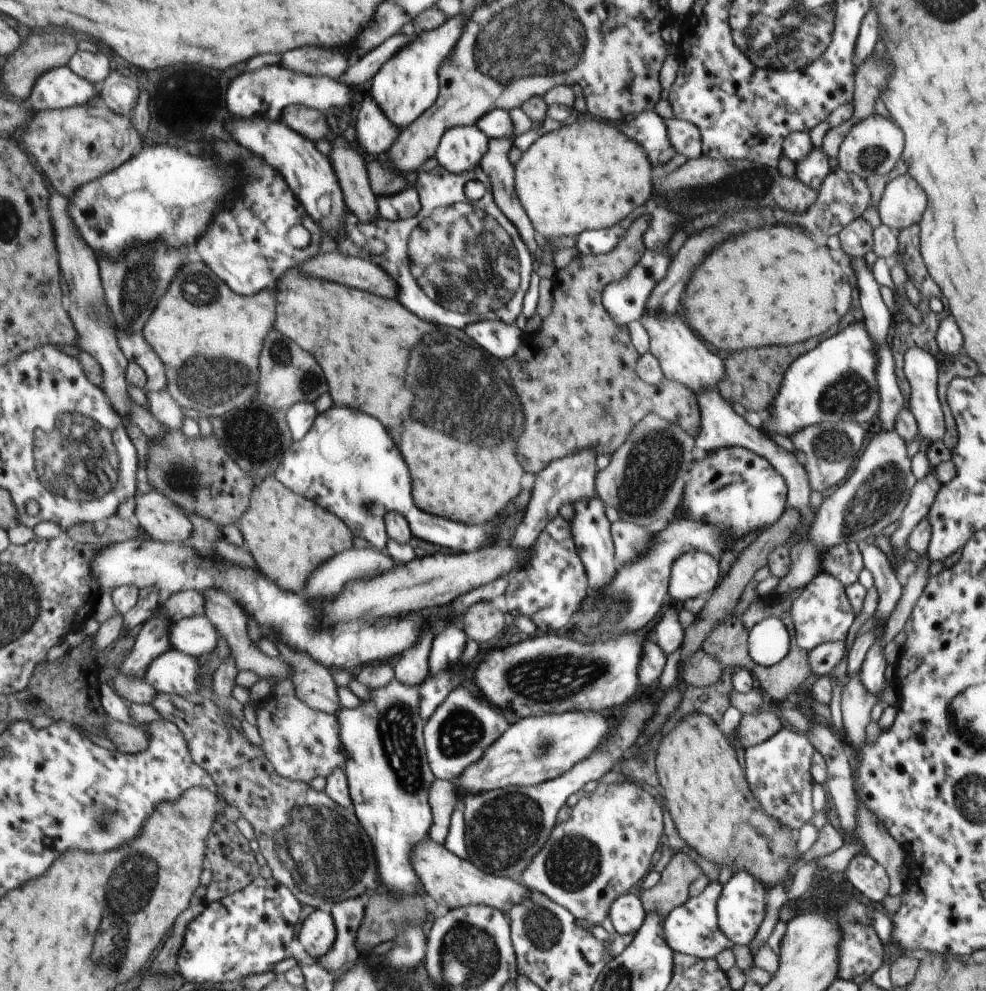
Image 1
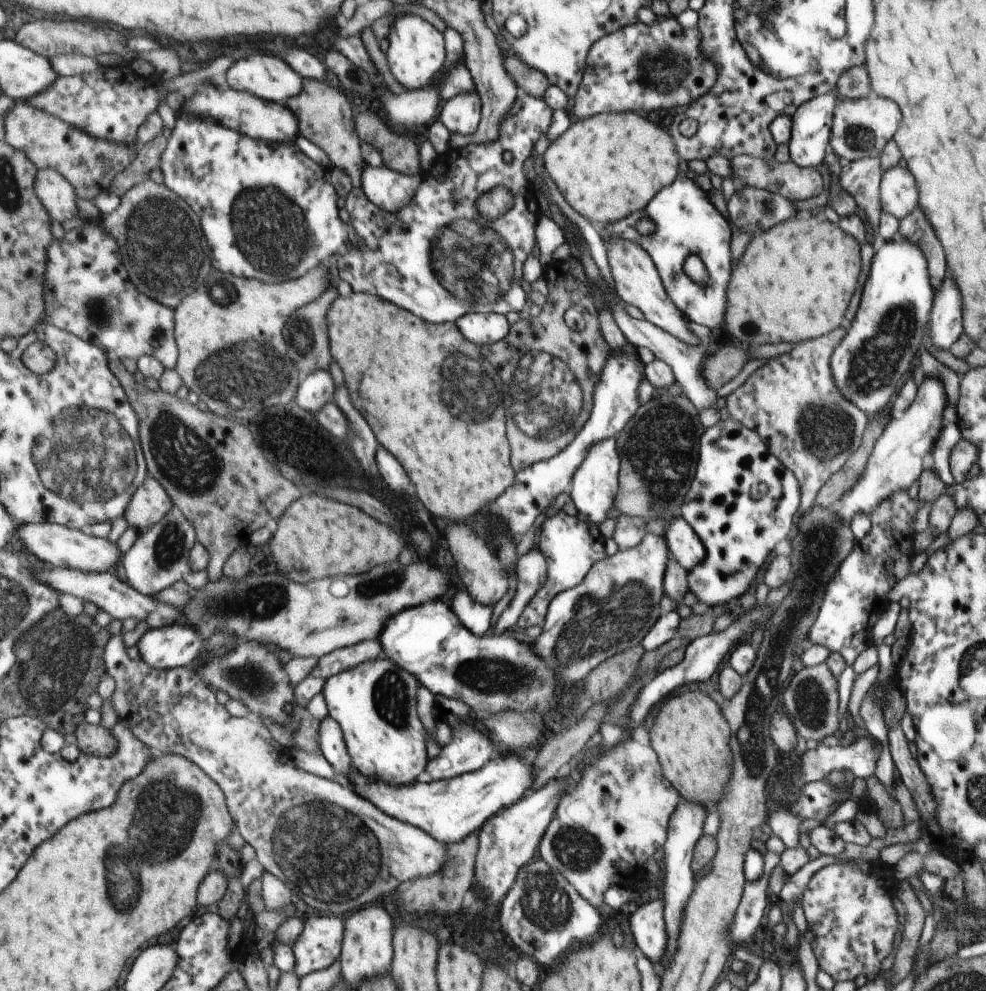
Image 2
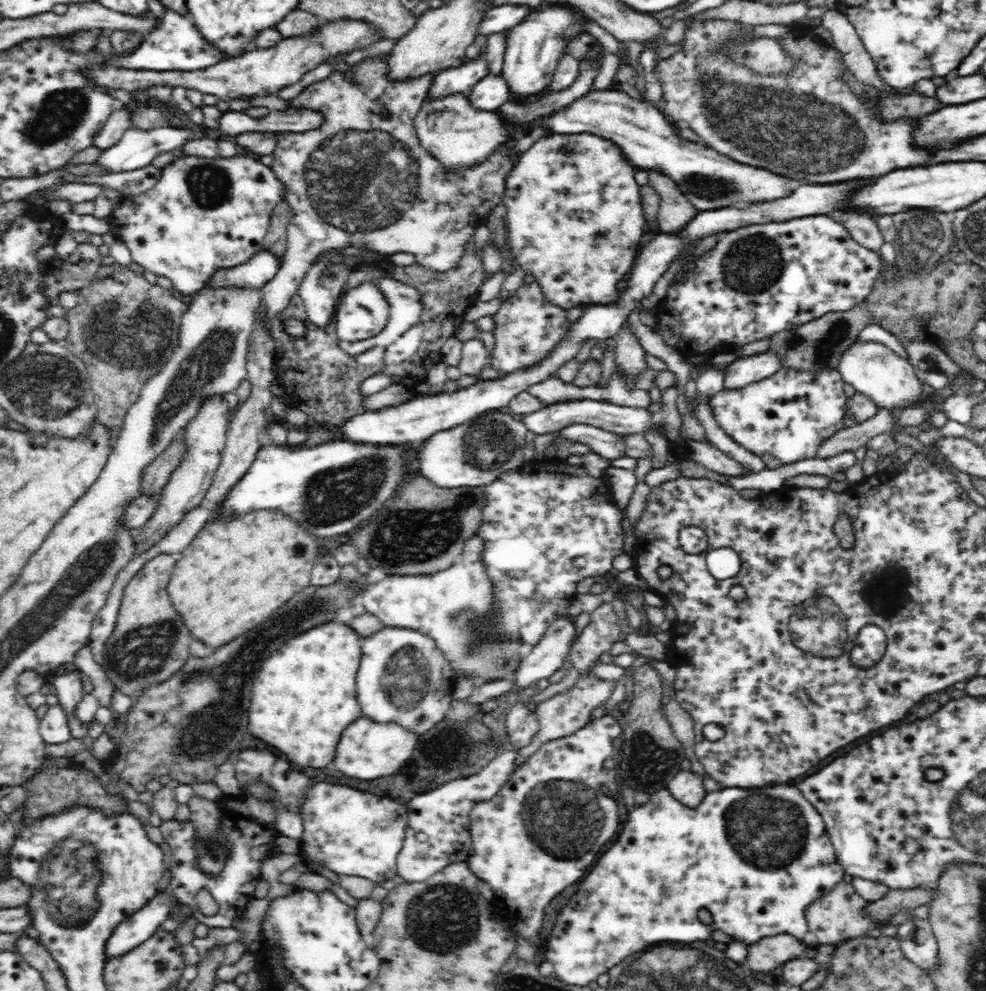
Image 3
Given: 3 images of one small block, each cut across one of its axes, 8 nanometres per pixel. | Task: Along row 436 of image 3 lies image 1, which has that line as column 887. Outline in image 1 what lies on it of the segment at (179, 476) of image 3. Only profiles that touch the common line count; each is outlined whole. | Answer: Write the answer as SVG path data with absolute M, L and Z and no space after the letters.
M903 170L902 175L888 181L878 208L881 222L897 233L922 220L926 194L920 184Z

